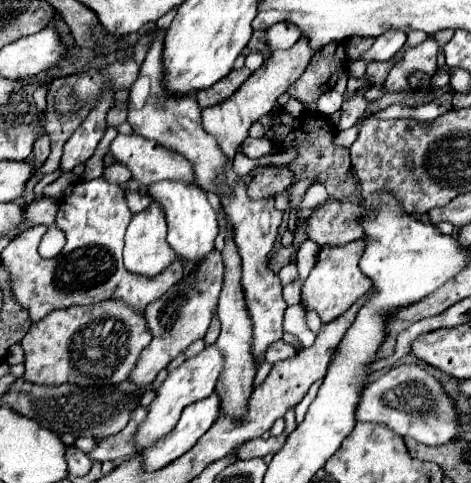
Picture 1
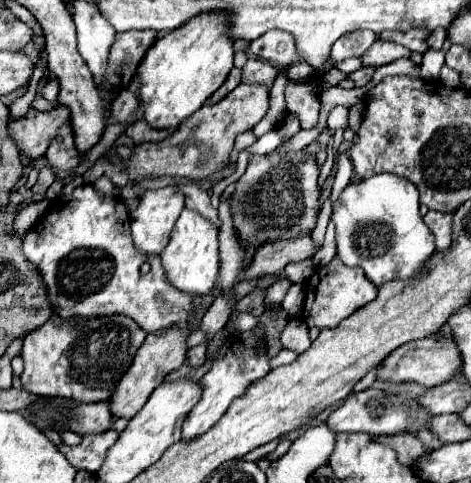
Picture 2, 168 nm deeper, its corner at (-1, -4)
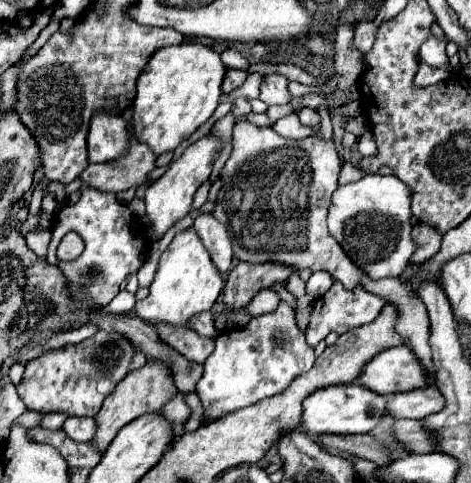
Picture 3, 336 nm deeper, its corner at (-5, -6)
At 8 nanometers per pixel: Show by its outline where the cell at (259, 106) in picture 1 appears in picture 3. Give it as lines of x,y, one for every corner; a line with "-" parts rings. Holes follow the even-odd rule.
133,140
127,156
119,158
117,162
89,164
81,172
81,180
87,188
117,194
133,186
145,184
147,174
153,168
155,168
155,154
149,150
149,146

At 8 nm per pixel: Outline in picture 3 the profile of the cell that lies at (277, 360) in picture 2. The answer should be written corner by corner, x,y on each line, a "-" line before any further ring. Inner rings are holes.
335,282
327,292
325,296
321,296
319,300
315,300
313,304
313,314
311,314
311,322
309,322
309,328
307,328
307,344
309,346
317,346
329,332
337,332
337,334
345,334
347,330
353,330
353,328
359,328
363,324
369,324
373,322
381,308
385,306
385,302
371,294
371,292
365,292
361,286
357,286
355,290
345,290
341,286
341,282

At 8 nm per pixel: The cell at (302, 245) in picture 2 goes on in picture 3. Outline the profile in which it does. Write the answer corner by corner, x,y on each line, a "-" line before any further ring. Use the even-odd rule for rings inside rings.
239,262
227,276
223,290
223,302
227,308
243,308
259,290
269,288
275,282
285,282
291,270
281,264
249,264

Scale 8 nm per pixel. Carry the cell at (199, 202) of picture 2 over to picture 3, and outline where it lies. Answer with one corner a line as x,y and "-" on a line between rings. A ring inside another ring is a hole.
201,214
195,220
193,228
197,230
203,246
209,250
217,272
227,274
233,260
233,250
231,250
231,240
227,236
227,228
221,222
217,222
211,214

